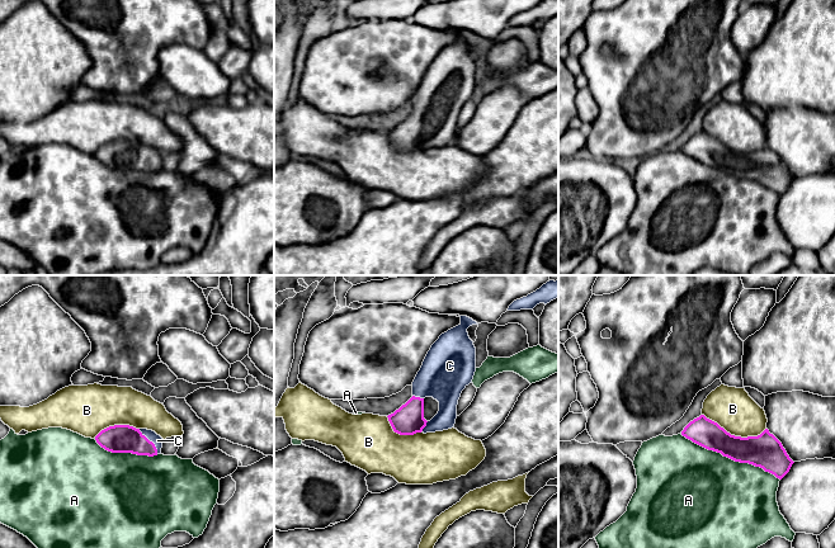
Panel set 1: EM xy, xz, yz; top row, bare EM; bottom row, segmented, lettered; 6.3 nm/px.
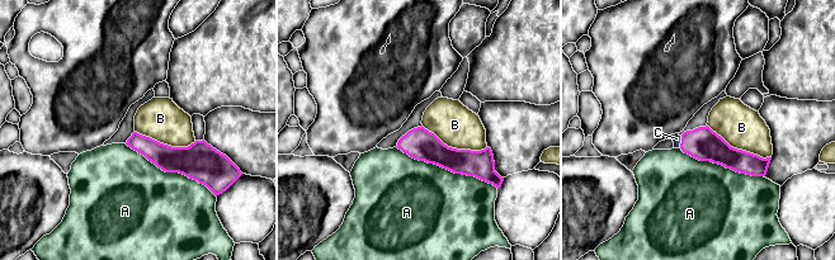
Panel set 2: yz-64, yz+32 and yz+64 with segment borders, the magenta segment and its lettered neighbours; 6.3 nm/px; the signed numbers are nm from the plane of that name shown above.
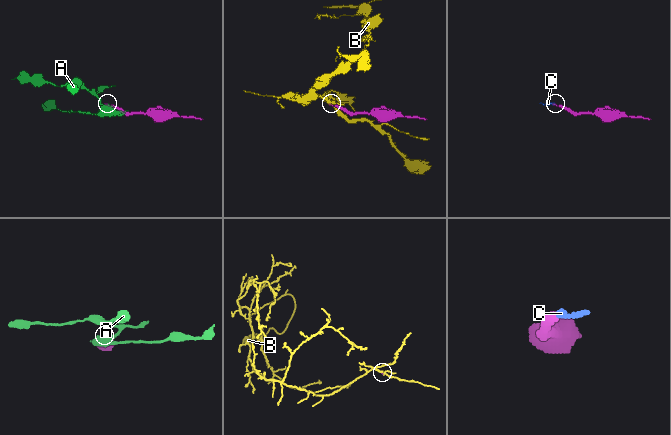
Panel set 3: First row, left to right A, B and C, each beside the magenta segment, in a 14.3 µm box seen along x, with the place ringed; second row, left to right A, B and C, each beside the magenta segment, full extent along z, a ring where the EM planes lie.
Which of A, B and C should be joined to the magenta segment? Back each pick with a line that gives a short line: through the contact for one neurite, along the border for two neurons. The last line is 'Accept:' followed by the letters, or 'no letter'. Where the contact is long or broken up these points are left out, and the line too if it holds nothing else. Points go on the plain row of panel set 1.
C: line xy (119, 154), (151, 157), (157, 156)
Accept: C

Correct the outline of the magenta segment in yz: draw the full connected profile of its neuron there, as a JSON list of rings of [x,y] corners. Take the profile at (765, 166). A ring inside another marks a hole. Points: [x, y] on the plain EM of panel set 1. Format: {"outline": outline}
{"outline": [[[704,131],[690,137],[681,151],[693,159],[727,173],[749,179],[782,195],[794,179],[782,159],[765,145],[758,152],[735,152]]]}

